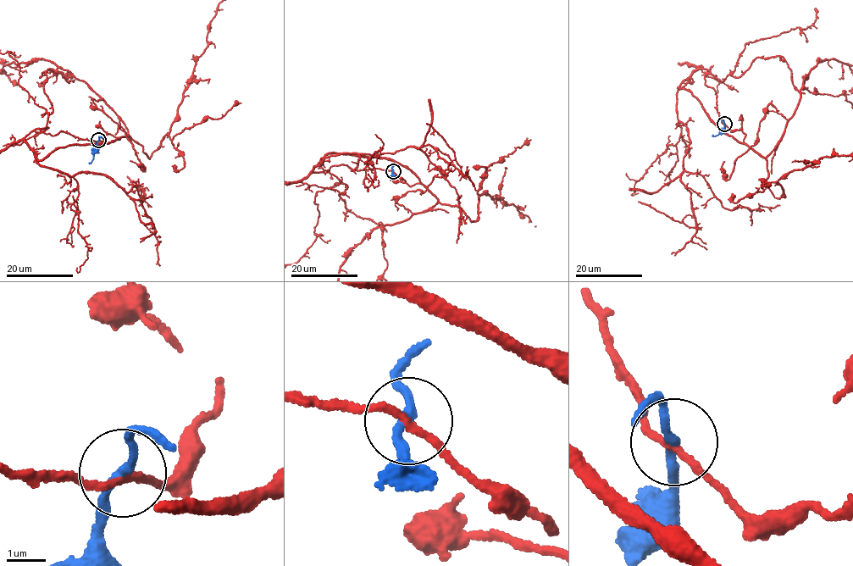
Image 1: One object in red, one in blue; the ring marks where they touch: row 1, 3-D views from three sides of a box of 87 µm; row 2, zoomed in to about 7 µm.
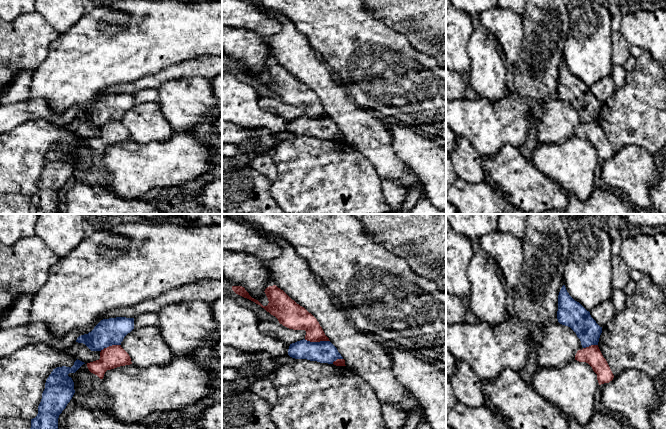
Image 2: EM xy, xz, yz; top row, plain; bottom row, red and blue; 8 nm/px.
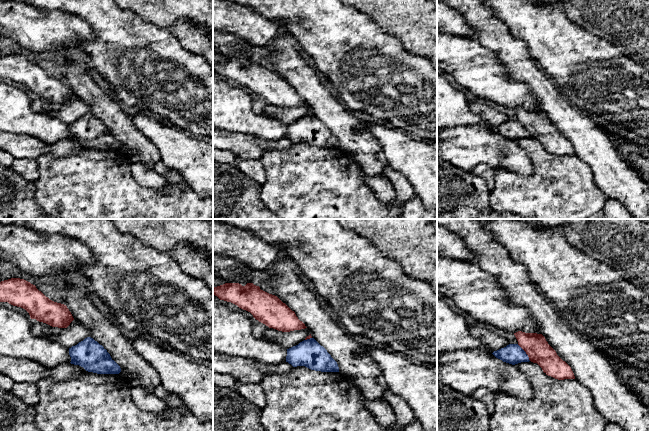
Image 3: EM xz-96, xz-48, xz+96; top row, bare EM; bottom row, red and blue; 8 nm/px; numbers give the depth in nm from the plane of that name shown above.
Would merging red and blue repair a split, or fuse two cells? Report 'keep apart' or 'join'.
keep apart

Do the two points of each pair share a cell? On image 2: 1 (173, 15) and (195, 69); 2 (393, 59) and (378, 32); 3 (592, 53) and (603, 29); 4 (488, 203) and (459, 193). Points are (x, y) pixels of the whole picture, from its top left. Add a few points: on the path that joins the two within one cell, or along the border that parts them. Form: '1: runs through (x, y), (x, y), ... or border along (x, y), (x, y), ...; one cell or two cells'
1: border along (211, 56), (190, 58), (169, 67); two cells
2: runs through (386, 52), (378, 44), (378, 39); one cell
3: runs through (592, 47), (592, 40), (597, 35); one cell
4: runs through (481, 203), (475, 203), (466, 197); one cell

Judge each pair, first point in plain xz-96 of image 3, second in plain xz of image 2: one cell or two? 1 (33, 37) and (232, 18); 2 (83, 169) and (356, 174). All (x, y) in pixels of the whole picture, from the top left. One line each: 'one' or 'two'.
1: one
2: one

